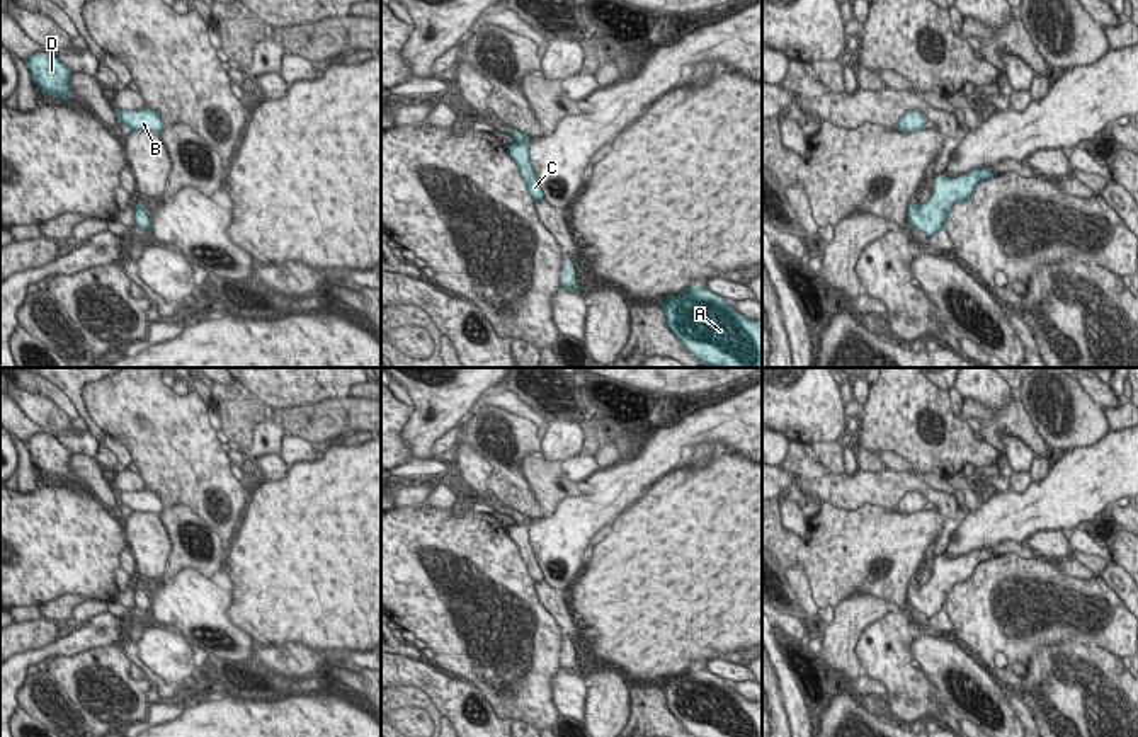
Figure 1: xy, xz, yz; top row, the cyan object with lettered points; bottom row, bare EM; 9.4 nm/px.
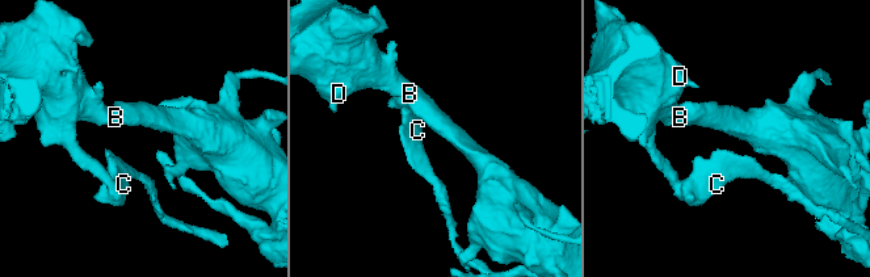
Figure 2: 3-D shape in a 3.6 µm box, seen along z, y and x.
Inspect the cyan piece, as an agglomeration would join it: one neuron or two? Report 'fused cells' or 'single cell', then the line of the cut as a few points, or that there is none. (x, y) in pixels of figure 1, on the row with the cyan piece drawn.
single cell | no cut

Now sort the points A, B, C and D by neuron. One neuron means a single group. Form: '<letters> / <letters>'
A B C D

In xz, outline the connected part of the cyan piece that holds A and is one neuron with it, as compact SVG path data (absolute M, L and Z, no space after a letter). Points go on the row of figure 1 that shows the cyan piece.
M691 286L660 305L684 347L713 368L762 368L762 318L750 320L723 296Z

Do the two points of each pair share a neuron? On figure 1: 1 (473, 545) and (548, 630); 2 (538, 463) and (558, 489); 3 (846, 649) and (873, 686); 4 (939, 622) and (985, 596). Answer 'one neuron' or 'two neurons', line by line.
1: one neuron
2: one neuron
3: two neurons
4: two neurons

